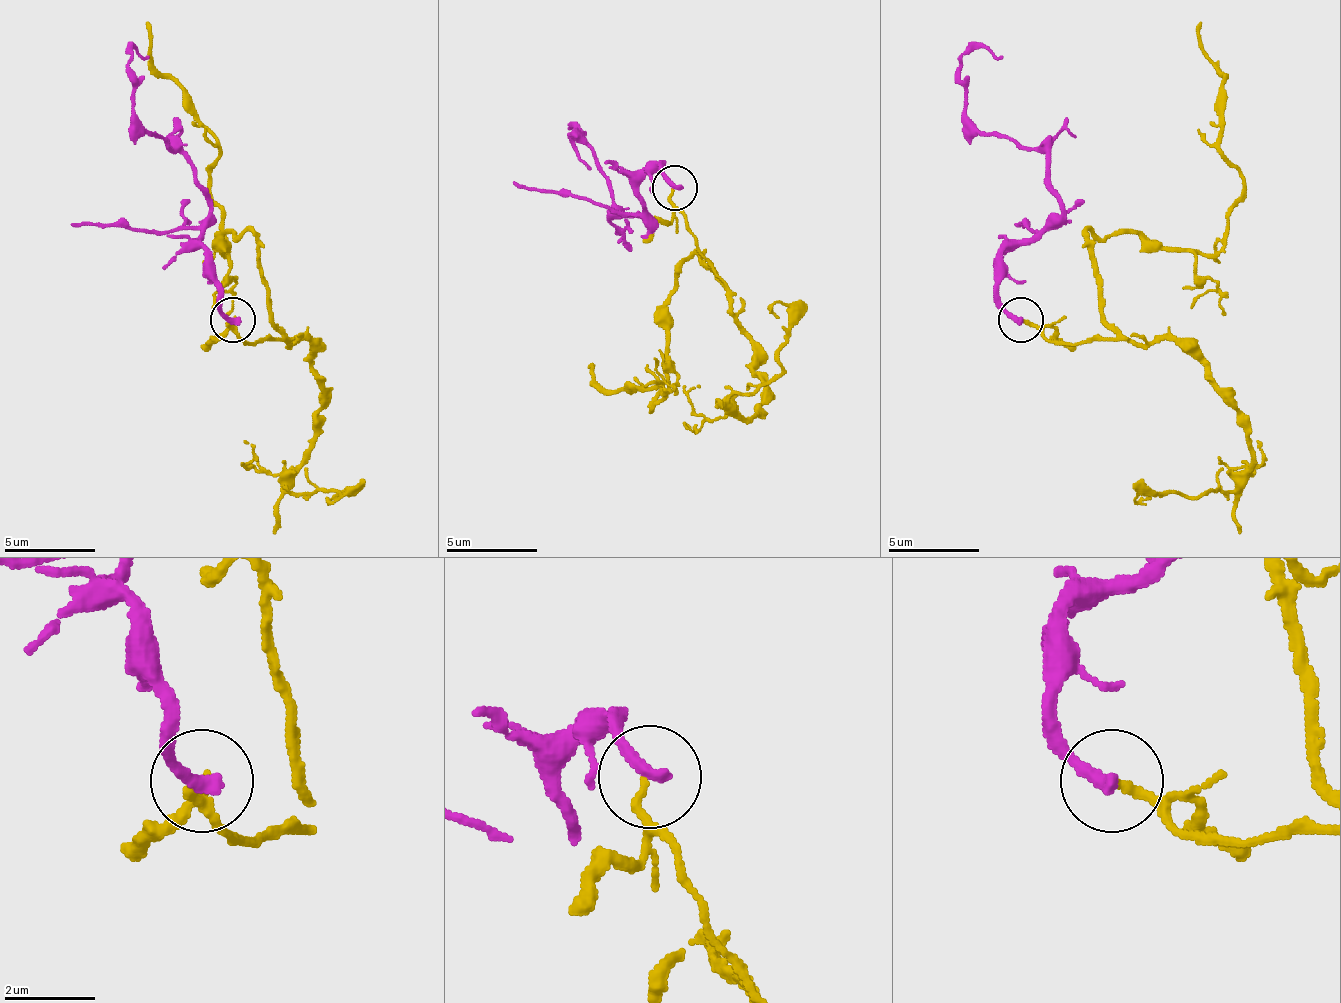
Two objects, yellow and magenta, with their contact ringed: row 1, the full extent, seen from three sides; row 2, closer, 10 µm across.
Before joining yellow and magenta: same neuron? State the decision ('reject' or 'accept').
reject

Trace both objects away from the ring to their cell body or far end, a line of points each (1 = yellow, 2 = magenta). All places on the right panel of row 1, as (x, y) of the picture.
1: (1022, 323), (1049, 341), (1104, 328), (1085, 232), (1222, 246), (1245, 177), (1217, 136), (1222, 77), (1199, 23)
2: (1022, 318), (999, 300), (999, 264), (1058, 191), (1040, 150), (963, 109), (958, 64), (985, 45), (1004, 59)

